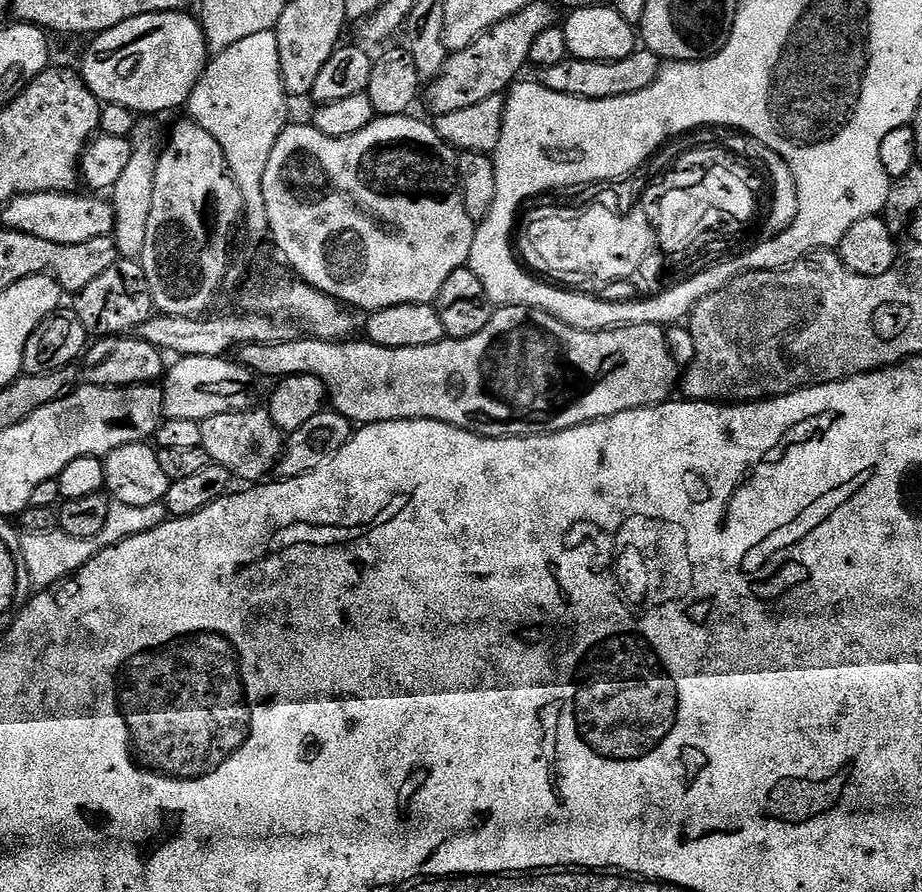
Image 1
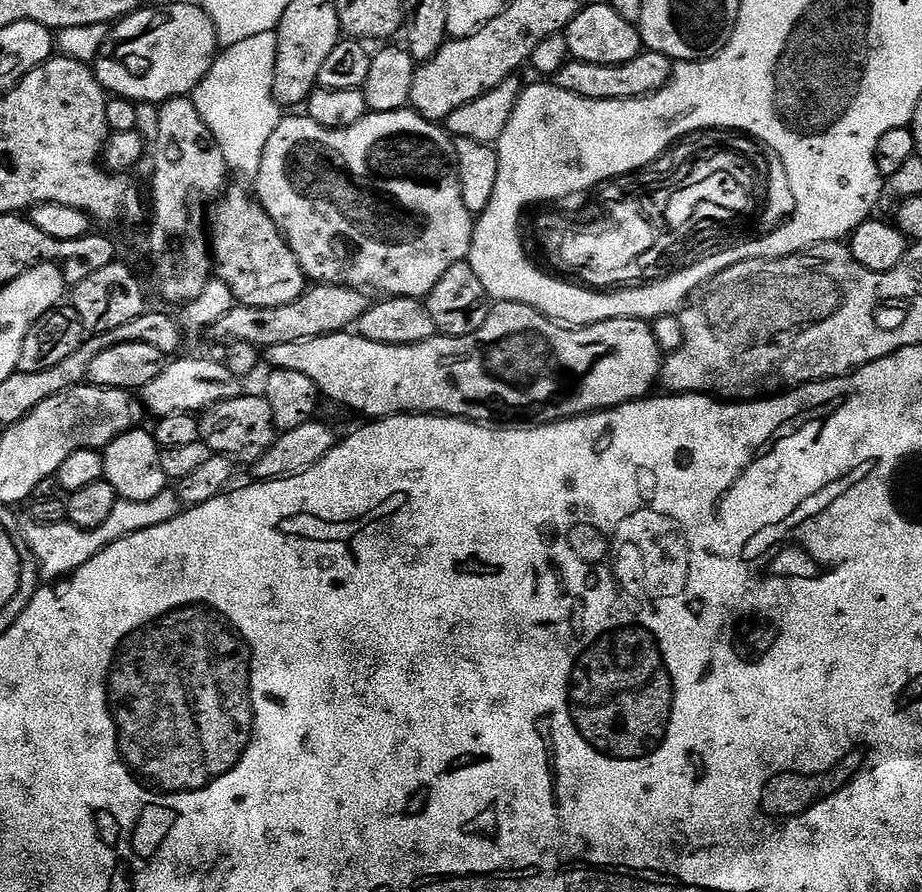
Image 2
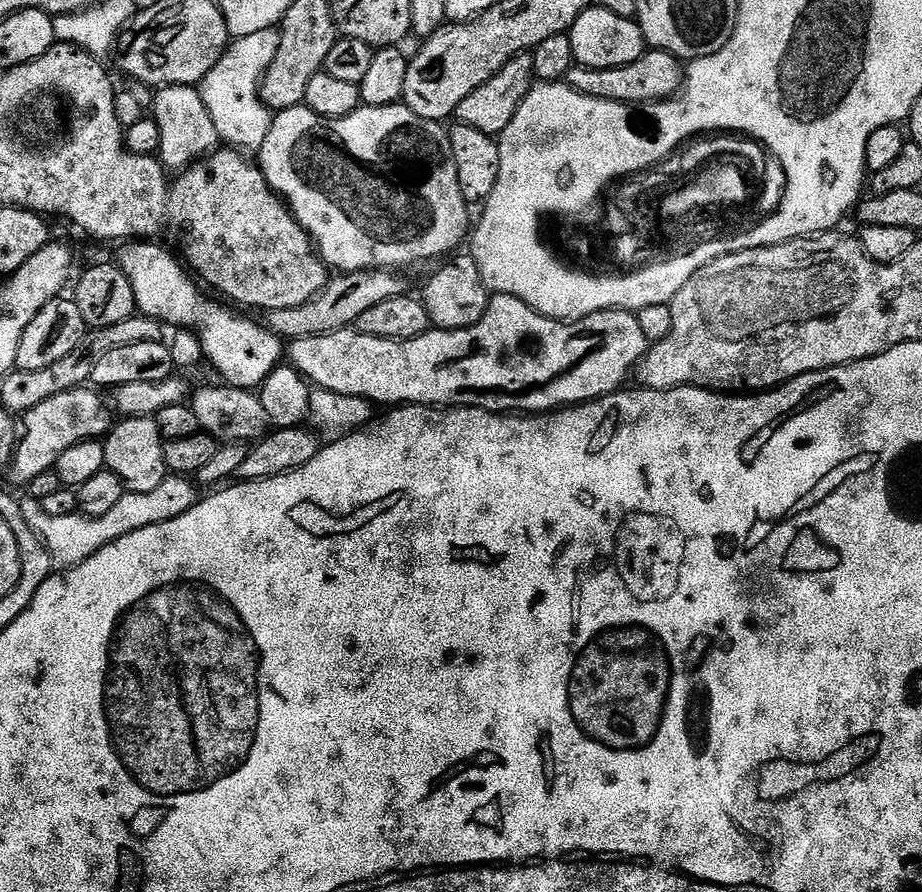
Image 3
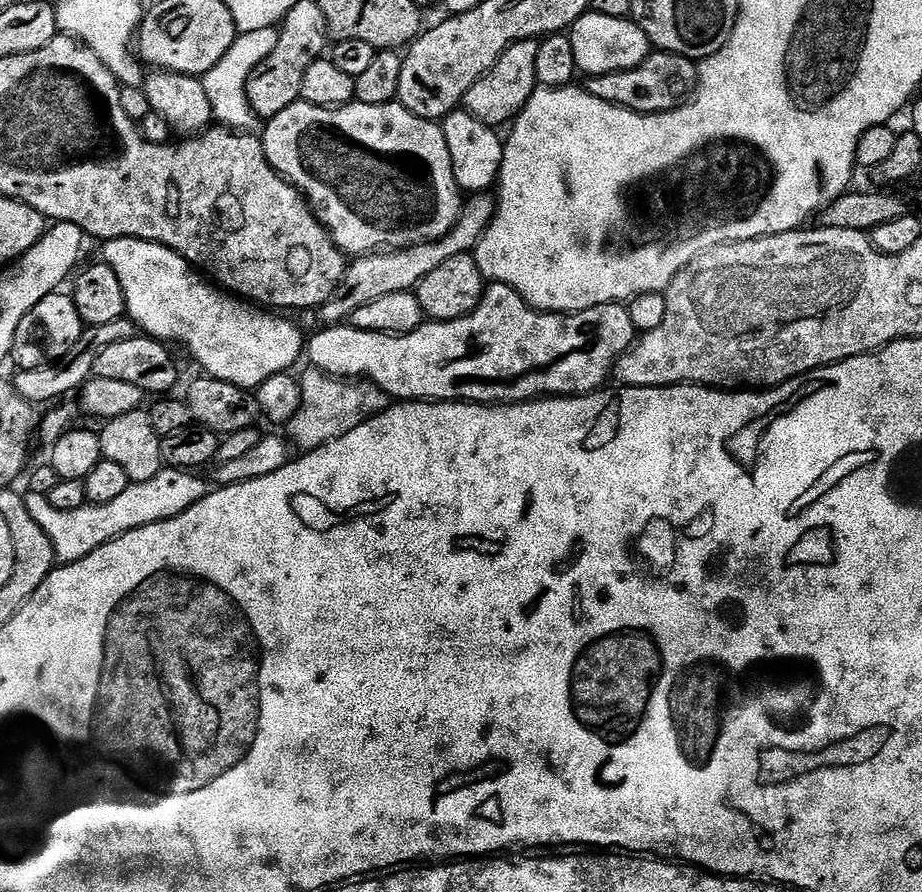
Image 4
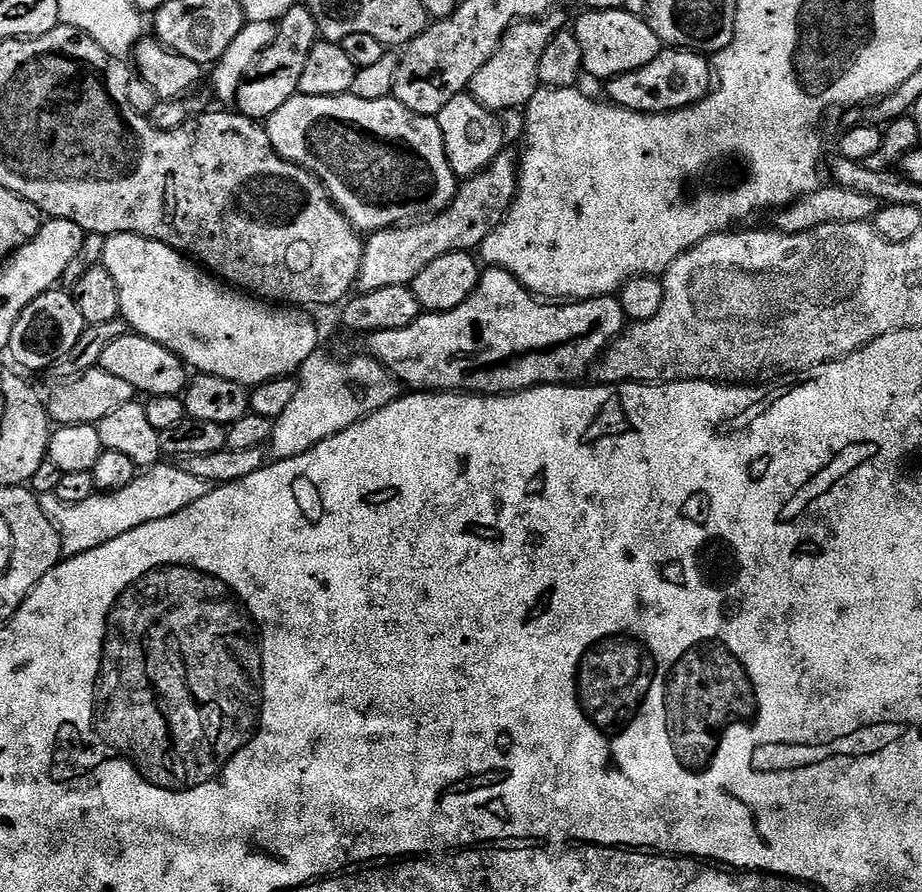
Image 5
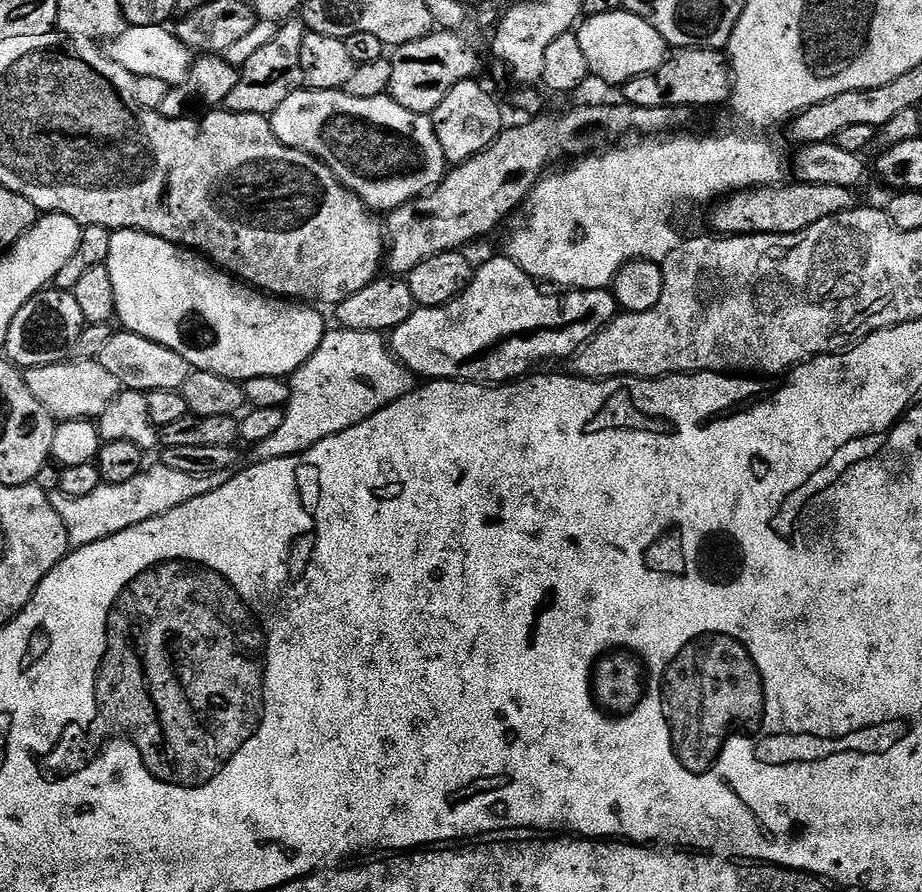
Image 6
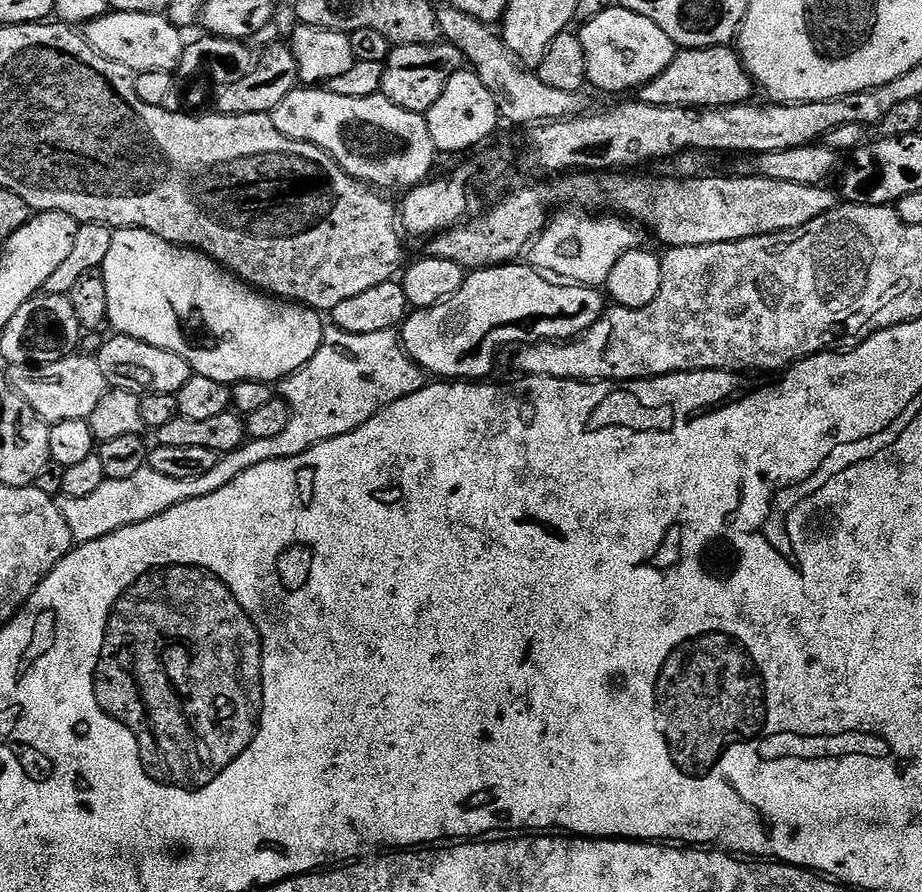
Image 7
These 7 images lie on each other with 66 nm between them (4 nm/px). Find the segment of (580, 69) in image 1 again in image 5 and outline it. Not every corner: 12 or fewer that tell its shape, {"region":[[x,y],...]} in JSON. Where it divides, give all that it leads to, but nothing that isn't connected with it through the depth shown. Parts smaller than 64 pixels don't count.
{"region":[[665,47],[607,81],[631,112],[691,108],[709,91],[709,57]]}

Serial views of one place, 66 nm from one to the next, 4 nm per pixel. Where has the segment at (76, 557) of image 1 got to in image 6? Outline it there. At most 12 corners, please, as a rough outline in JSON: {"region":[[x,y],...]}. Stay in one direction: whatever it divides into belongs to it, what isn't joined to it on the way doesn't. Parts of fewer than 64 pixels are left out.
{"region":[[159,462],[83,498],[51,493],[73,549],[222,483]]}

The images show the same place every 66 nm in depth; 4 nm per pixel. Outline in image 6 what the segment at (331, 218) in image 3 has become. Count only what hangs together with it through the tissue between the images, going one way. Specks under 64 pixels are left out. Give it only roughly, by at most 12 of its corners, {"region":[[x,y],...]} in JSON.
{"region":[[301,90],[271,114],[371,211],[446,175],[431,115]]}

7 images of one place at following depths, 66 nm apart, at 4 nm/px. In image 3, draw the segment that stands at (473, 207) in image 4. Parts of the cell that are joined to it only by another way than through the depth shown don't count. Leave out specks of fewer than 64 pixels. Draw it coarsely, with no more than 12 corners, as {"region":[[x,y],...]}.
{"region":[[392,270],[345,272],[310,302],[263,313],[288,342],[351,329],[409,291]]}

